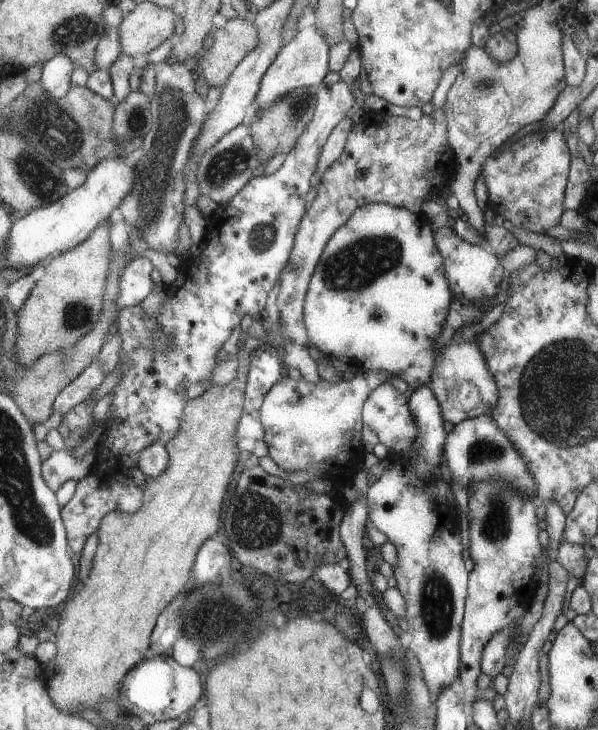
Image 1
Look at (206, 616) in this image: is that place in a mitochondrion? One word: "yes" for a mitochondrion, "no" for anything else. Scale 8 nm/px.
yes

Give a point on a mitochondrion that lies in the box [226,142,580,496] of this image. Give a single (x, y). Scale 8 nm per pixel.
(361, 262)

